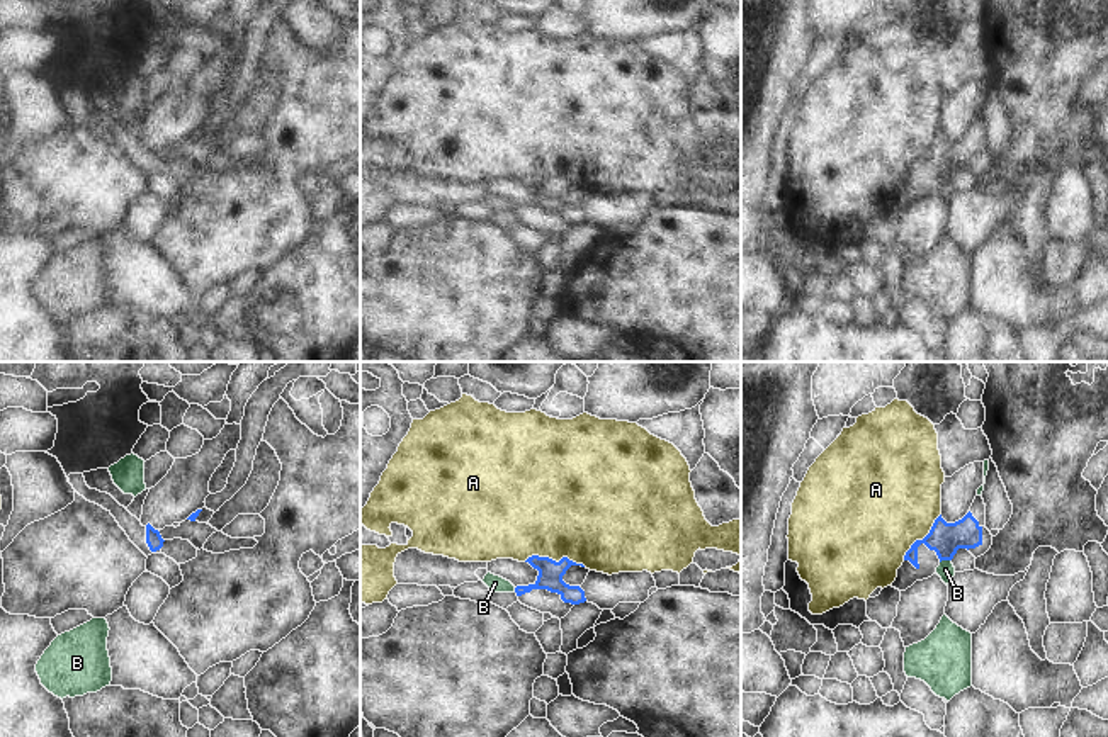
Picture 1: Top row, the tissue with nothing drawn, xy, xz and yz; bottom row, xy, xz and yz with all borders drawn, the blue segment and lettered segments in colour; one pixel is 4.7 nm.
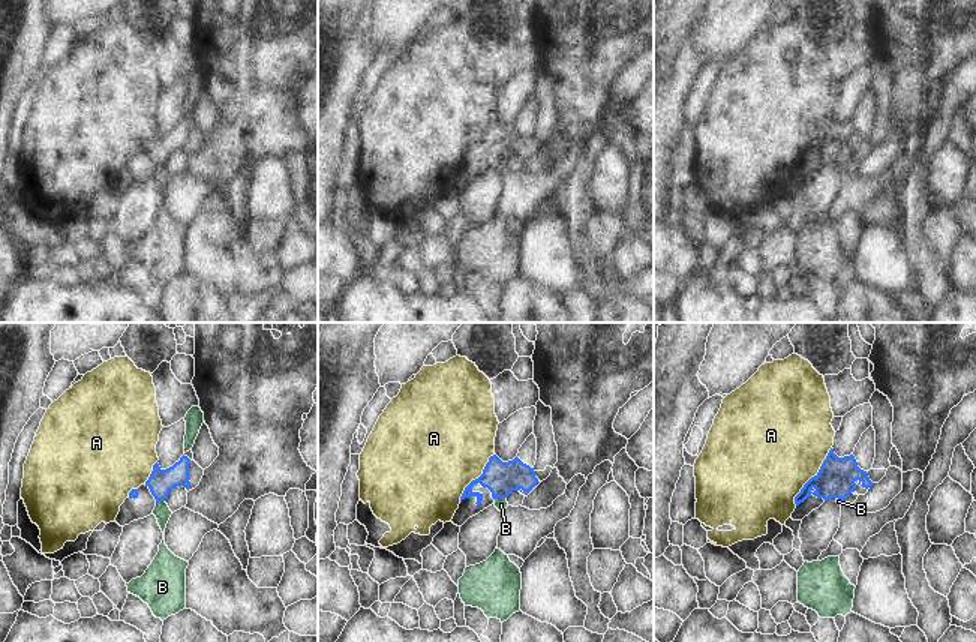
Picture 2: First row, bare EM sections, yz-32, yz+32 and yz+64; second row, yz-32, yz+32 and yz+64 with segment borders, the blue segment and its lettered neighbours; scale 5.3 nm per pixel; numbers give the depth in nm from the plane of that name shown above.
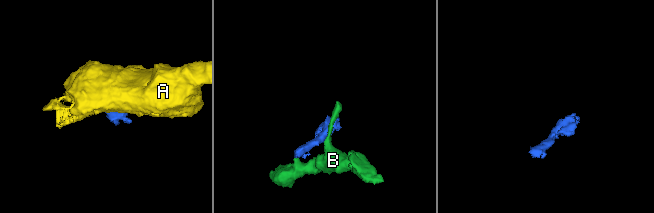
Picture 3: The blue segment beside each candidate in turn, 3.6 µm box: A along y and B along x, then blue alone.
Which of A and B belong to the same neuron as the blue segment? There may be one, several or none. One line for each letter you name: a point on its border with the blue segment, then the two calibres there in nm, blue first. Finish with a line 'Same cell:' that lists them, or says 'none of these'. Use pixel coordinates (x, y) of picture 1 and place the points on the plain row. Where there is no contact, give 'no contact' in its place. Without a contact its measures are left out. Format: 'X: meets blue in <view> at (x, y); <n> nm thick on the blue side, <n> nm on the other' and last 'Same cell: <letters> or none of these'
Same cell: none of these

